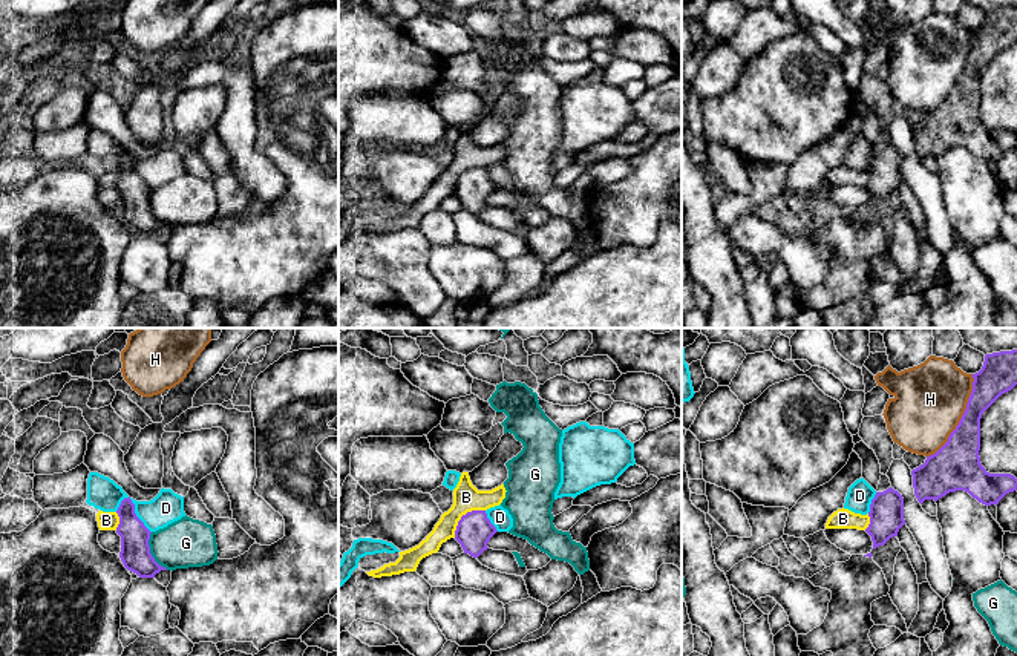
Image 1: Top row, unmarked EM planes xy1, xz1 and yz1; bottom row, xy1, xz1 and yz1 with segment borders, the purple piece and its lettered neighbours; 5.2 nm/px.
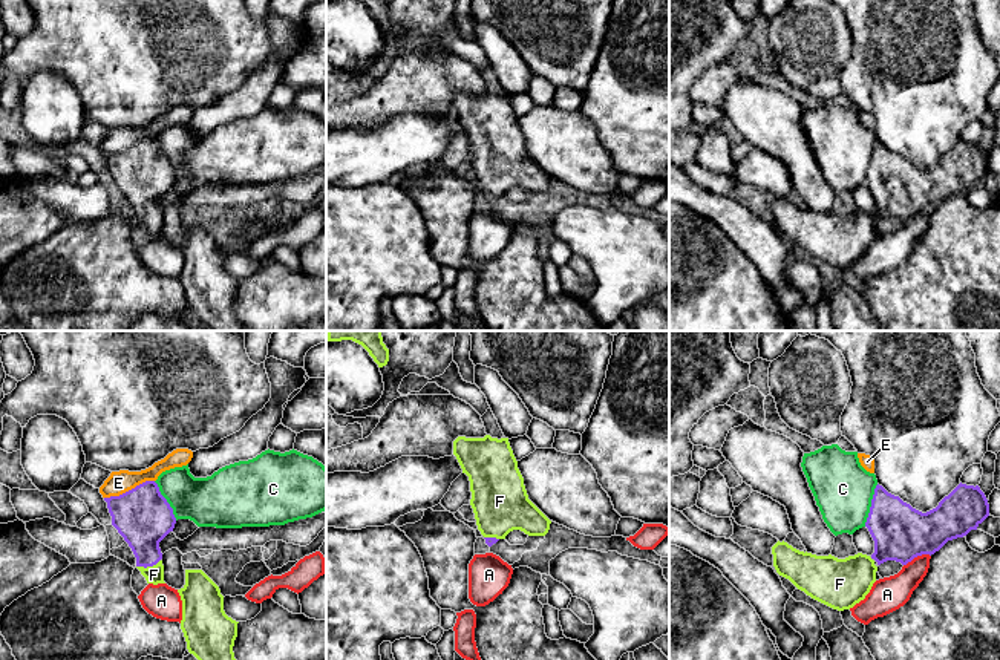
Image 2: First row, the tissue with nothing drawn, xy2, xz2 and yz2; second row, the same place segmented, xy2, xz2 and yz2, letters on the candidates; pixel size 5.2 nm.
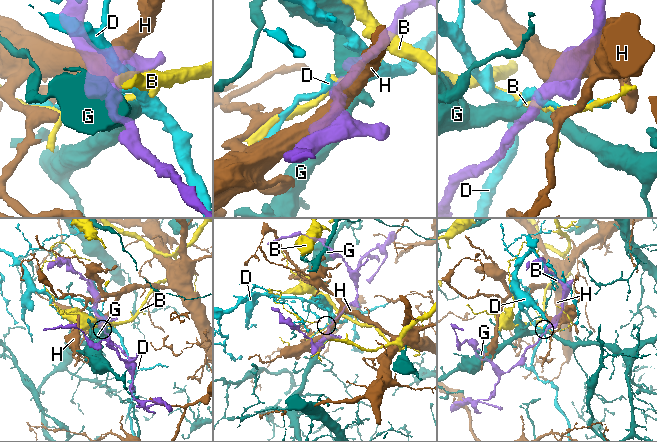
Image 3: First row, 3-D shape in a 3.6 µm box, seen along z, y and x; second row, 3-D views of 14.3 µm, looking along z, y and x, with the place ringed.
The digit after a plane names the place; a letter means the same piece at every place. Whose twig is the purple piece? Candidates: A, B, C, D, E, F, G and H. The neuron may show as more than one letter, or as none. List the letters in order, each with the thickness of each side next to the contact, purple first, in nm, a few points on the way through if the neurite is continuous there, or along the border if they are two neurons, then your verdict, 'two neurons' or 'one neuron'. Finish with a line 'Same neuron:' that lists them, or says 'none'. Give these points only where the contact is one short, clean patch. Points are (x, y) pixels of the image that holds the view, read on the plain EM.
A: calibres 300 and 180 nm; two neurons
B: calibres 190 and 140 nm; border xz1 (484, 166), (467, 167), (458, 178), (454, 193); two neurons
C: calibres 300 and 320 nm; two neurons
D: calibres 160 and 170 nm; border xy1 (124, 154), (130, 157), (135, 172), (150, 189); two neurons
E: calibres 300 and 120 nm; border xy2 (153, 137), (146, 137), (118, 152), (104, 155); two neurons
F: calibres 300 and 100 nm; way xy2 (143, 175), (147, 222), (153, 231); one neuron
G: calibres 160 and 260 nm; two neurons
H: calibres 240 and 380 nm; two neurons
Same neuron: F

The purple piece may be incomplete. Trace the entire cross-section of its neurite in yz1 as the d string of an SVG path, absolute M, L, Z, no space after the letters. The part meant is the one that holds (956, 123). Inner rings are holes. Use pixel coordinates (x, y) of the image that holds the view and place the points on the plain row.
M1017 6L986 11L982 26L973 35L966 66L948 98L911 127L921 161L965 147L985 162L997 162L1006 150L1017 147L1014 132L989 130L979 113L982 71L1017 41Z

